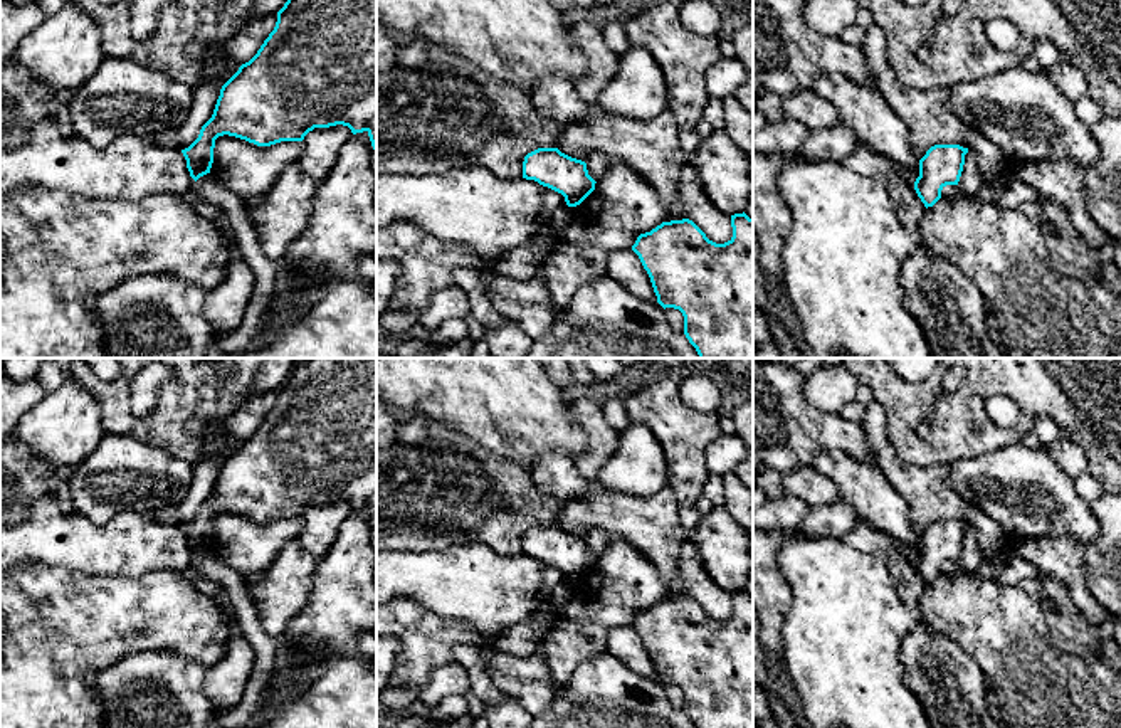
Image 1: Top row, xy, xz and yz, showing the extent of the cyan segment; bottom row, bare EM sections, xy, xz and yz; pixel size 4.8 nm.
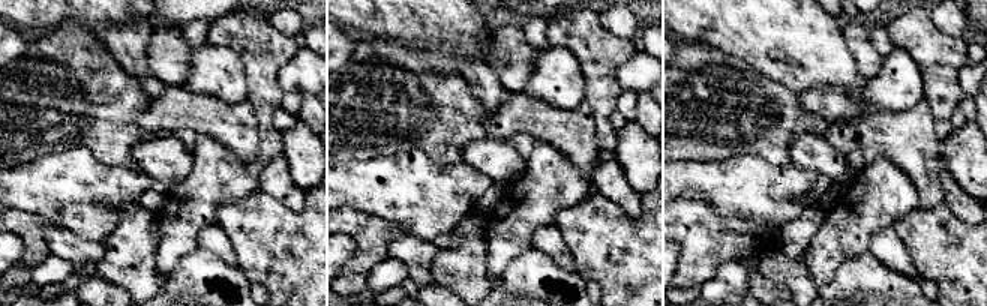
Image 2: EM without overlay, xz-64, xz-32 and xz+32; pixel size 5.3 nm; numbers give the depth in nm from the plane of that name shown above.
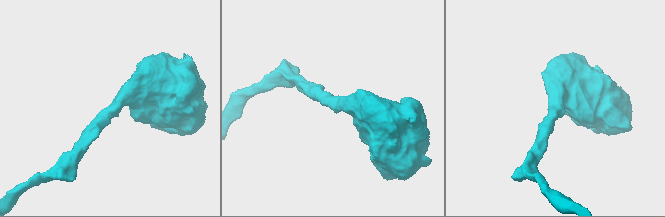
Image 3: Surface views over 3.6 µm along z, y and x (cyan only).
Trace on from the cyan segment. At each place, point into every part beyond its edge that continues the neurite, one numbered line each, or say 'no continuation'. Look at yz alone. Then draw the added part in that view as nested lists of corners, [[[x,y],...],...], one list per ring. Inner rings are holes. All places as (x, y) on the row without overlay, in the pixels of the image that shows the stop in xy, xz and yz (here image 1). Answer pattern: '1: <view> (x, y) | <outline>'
no continuation

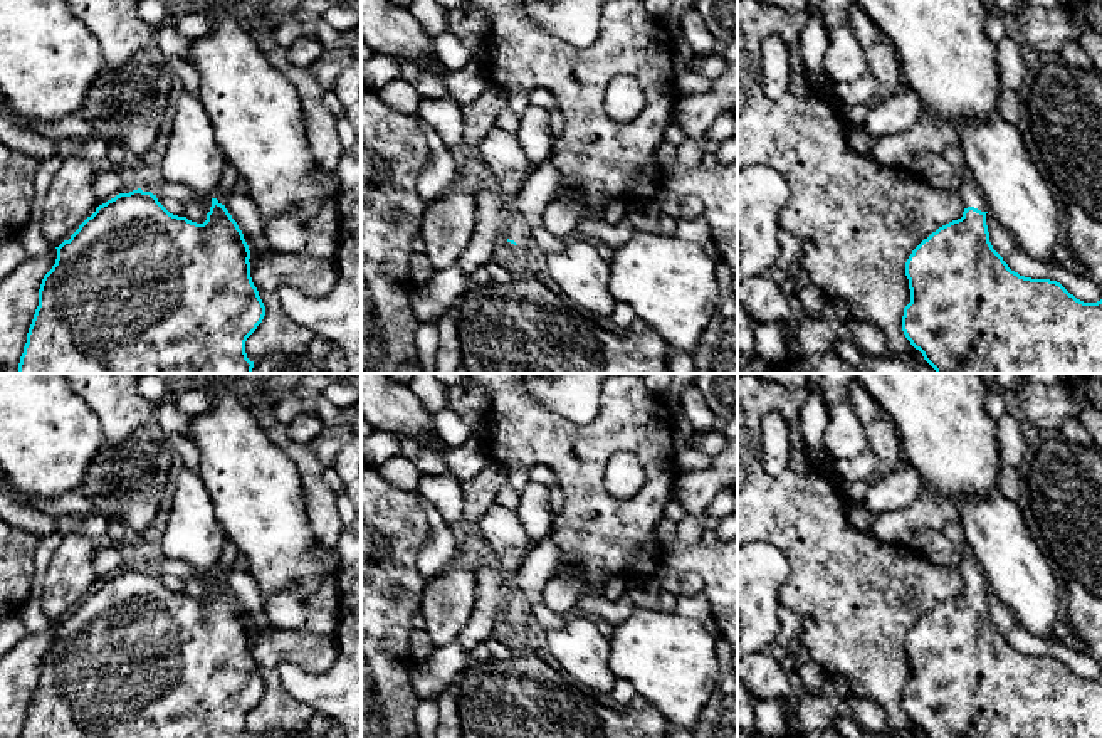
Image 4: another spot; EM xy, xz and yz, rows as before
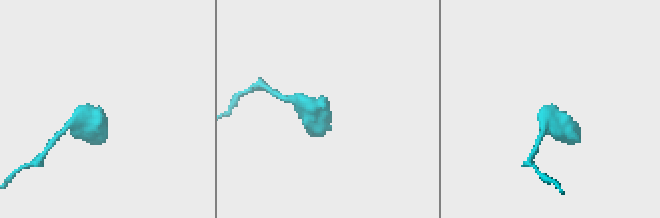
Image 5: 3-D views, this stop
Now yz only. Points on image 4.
1: yz (970, 569) | [[[968,555],[959,565],[958,565],[961,575],[963,575],[963,582],[964,585],[968,583],[974,583],[981,588],[988,588],[988,580],[986,575],[983,572],[983,568],[979,567],[979,563],[974,560],[973,555]]]

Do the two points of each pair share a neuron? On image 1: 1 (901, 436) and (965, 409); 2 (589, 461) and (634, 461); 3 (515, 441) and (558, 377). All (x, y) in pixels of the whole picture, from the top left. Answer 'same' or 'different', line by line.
1: same
2: different
3: different

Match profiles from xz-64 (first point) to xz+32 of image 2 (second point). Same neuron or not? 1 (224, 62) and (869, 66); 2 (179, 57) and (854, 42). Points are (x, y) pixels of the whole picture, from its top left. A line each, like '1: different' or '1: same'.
1: different
2: same

